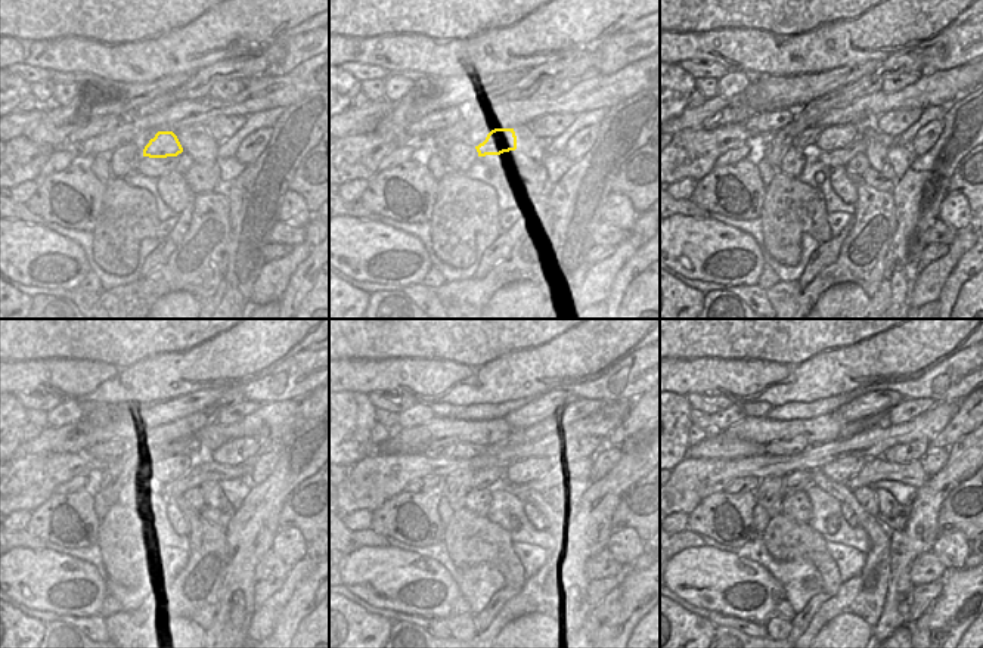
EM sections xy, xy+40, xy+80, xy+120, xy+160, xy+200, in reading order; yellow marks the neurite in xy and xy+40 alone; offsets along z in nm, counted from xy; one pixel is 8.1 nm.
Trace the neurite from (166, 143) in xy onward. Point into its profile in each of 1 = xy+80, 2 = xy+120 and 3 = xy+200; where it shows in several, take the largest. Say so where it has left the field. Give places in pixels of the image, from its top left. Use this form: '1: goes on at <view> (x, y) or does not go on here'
1: goes on at xy+80 (833, 138)
2: goes on at xy+120 (171, 468)
3: goes on at xy+200 (842, 470)

